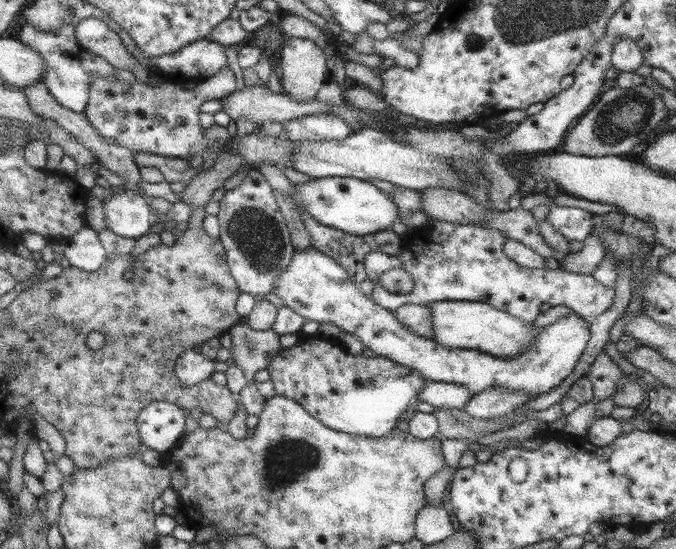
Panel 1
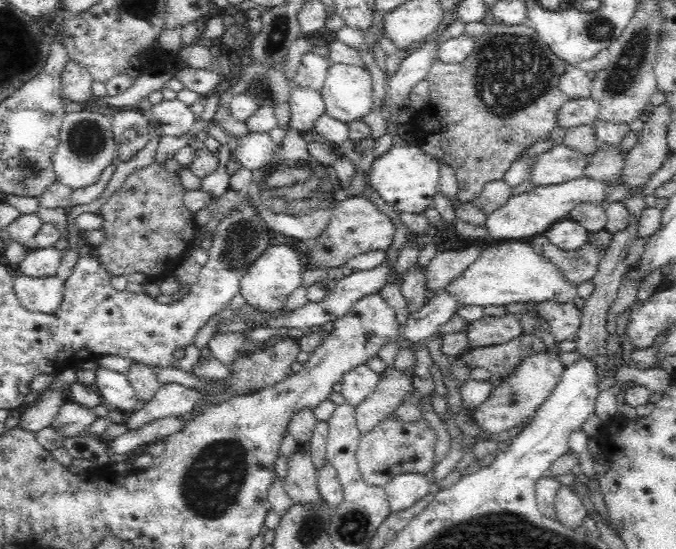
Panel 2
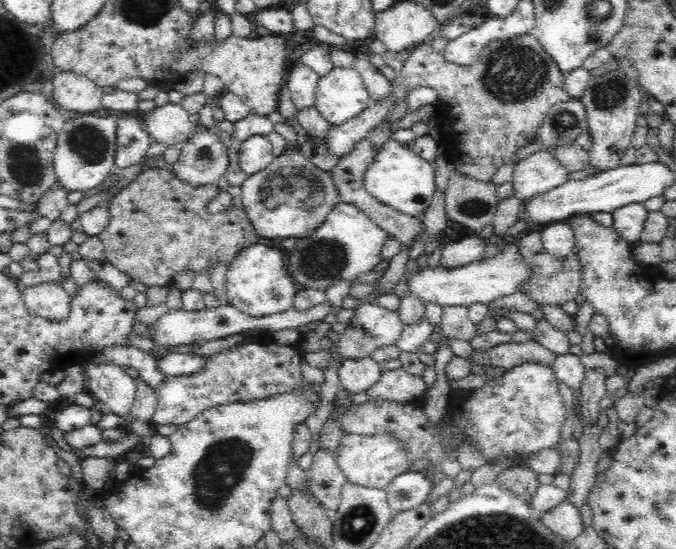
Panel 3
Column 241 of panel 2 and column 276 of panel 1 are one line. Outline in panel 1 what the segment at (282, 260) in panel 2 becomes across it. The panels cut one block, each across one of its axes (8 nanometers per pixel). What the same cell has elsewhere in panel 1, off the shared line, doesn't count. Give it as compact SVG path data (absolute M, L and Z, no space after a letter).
M313 248L293 252L285 271L273 280L272 293L306 321L333 323L343 332L357 336L359 342L373 354L411 368L423 380L461 384L471 395L485 391L485 388L503 388L509 392L517 390L531 398L549 392L574 370L590 337L588 321L570 311L557 322L541 327L529 346L511 359L499 359L476 349L445 347L432 338L409 331L397 321L393 312L375 303L371 296L363 296L341 264Z

